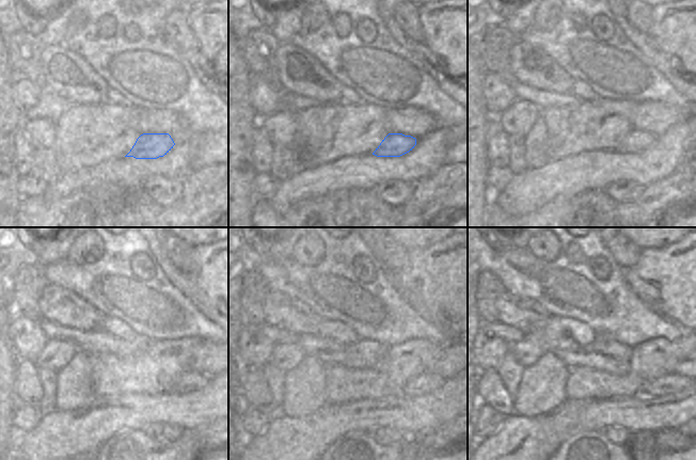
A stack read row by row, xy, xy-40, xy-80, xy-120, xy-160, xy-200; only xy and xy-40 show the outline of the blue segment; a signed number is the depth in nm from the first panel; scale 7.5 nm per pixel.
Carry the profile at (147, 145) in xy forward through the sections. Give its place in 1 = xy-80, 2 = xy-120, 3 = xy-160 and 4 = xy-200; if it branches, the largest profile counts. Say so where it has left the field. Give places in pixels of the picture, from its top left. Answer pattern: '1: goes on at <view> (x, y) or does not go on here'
1: goes on at xy-80 (636, 141)
2: goes on at xy-120 (186, 382)
3: goes on at xy-160 (427, 382)
4: goes on at xy-200 (673, 383)

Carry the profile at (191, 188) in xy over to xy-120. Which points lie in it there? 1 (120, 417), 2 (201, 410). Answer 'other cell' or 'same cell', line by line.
1: other cell
2: other cell

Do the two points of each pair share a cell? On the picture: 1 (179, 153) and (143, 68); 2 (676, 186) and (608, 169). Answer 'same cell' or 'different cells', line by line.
1: different cells
2: different cells

